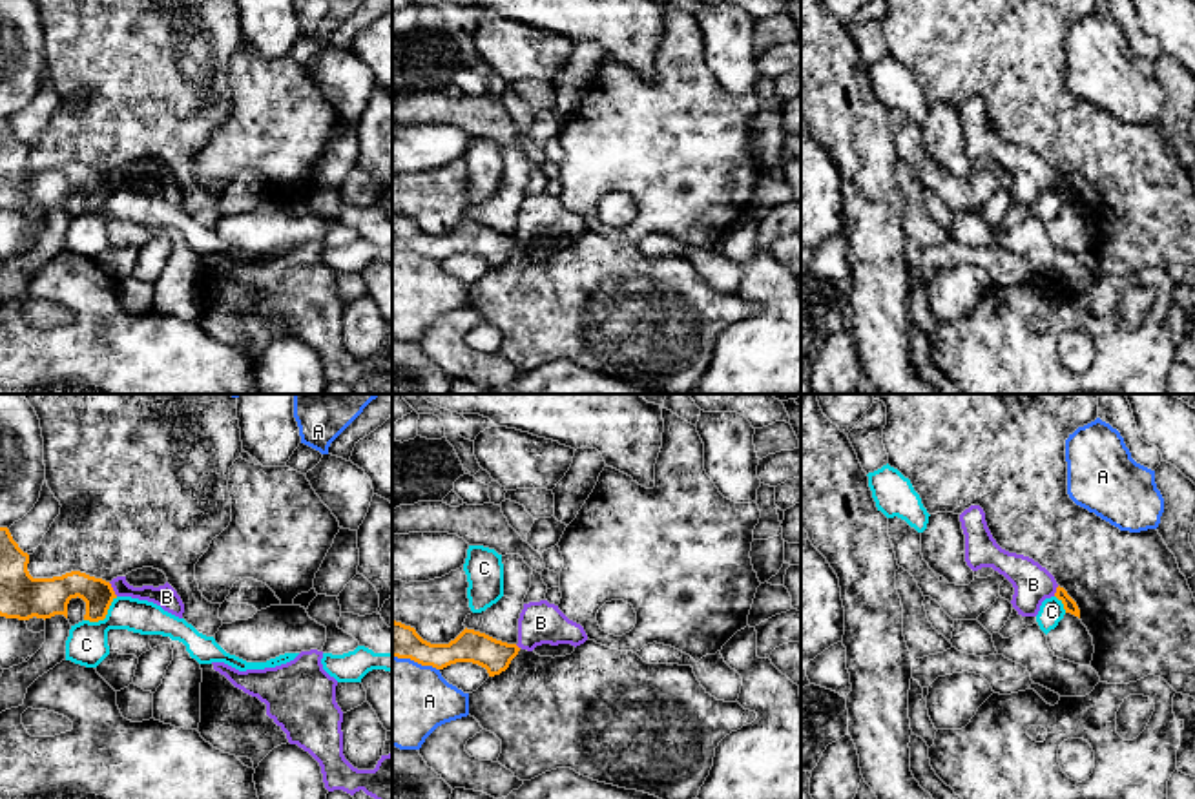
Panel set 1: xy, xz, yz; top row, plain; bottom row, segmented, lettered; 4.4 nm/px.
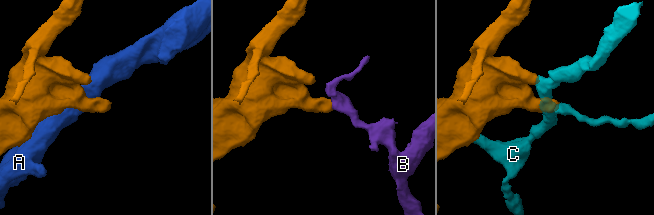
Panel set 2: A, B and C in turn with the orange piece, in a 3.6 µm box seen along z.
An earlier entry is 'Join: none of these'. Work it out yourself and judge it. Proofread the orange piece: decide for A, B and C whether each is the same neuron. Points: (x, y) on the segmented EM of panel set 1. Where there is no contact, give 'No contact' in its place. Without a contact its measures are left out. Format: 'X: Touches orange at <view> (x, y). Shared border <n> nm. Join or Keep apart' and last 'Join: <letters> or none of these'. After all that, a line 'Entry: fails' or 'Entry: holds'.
A: Touches orange at xz (416, 661). Shared border 220 nm. Keep apart
B: Touches orange at xy (112, 590). Shared border 80 nm. Keep apart
C: Touches orange at xy (104, 617). Shared border 190 nm. Keep apart
Join: none of these
Entry: holds

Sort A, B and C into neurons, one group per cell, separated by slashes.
A / B / C

